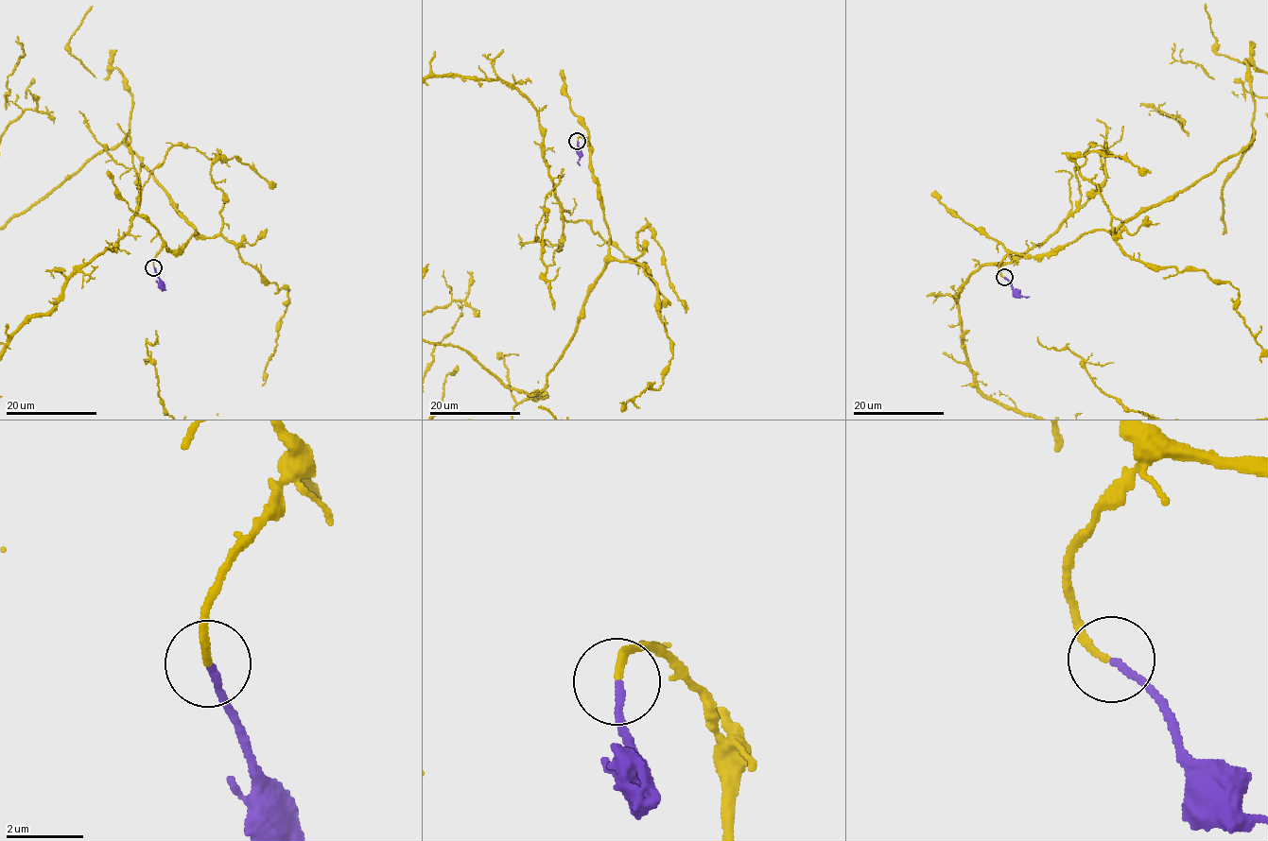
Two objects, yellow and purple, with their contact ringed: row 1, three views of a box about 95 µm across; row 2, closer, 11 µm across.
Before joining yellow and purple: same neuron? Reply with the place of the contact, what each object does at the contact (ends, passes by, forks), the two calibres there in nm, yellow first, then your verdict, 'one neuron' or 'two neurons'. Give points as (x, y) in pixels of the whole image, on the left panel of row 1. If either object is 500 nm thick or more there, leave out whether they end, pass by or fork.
place (153, 267); yellow ends; purple ends; calibres 180 and 180 nm; one neuron

